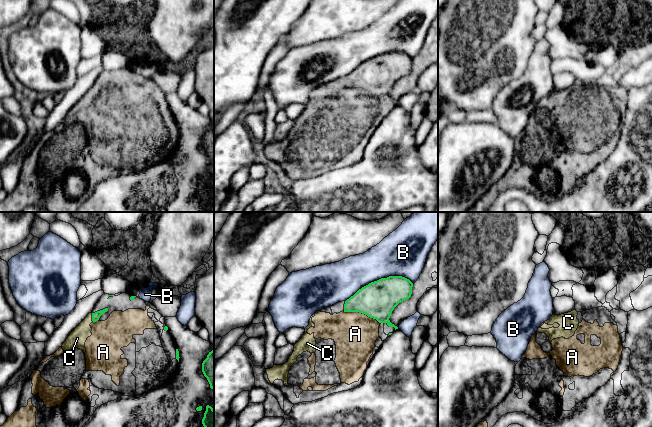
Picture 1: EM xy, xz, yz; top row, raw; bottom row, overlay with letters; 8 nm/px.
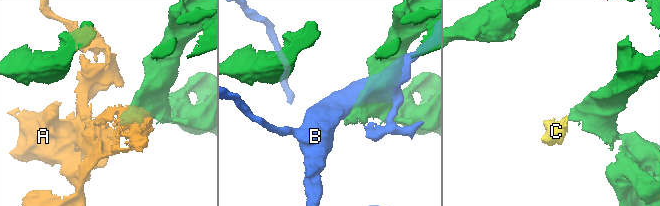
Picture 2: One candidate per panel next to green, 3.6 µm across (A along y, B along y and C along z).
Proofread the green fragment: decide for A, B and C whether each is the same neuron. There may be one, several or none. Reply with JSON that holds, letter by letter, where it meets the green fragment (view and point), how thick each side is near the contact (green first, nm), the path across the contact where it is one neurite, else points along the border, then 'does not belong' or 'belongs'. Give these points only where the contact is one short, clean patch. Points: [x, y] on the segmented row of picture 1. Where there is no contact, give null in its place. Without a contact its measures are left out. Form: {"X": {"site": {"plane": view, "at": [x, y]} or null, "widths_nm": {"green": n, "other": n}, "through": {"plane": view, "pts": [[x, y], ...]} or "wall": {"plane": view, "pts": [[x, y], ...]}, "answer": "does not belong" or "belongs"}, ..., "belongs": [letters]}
{"A": {"site": {"plane": "xz", "at": [362, 313]}, "widths_nm": {"green": 300, "other": 340}, "answer": "belongs"}, "B": {"site": {"plane": "xz", "at": [379, 279]}, "widths_nm": {"green": 300, "other": 340}, "answer": "does not belong"}, "C": {"site": {"plane": "xy", "at": [92, 317]}, "widths_nm": {"green": 60, "other": 140}, "answer": "belongs"}, "belongs": ["A", "C"]}

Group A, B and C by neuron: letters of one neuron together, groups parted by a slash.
A C / B

